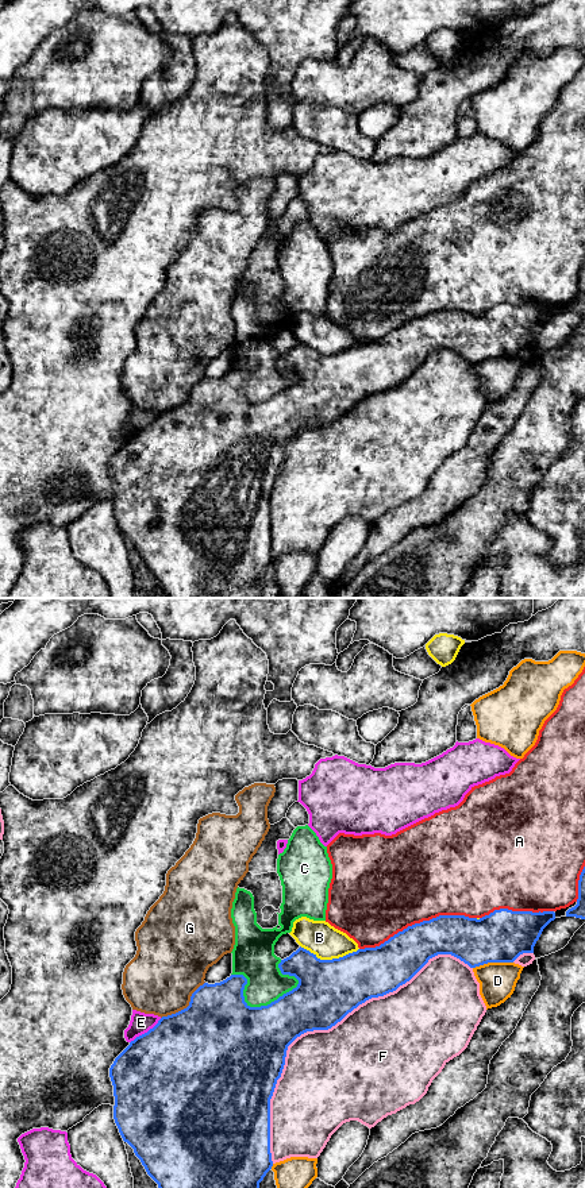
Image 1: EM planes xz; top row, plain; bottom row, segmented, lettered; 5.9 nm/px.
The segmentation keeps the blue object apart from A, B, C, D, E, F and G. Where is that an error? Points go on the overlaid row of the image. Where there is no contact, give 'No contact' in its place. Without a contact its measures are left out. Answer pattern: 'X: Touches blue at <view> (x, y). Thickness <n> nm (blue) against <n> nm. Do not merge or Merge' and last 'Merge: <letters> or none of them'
A: Touches blue at xz (418, 924). Thickness 280 nm (blue) against 480 nm. Do not merge
B: Touches blue at xz (330, 960). Thickness 360 nm (blue) against 200 nm. Do not merge
C: Touches blue at xz (254, 1007). Thickness 500 nm (blue) against 220 nm. Do not merge
D: Touches blue at xz (492, 961). Thickness 300 nm (blue) against 220 nm. Do not merge
E: Touches blue at xz (145, 1033). Thickness 500 nm (blue) against 120 nm. Do not merge
F: Touches blue at xz (322, 1029). Thickness 360 nm (blue) against 500 nm. Do not merge
G: Touches blue at xz (187, 1007). Thickness 500 nm (blue) against 400 nm. Do not merge
Merge: none of them

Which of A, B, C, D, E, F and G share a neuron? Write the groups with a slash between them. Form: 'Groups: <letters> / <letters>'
Groups: A / B / C / D / E / F / G

